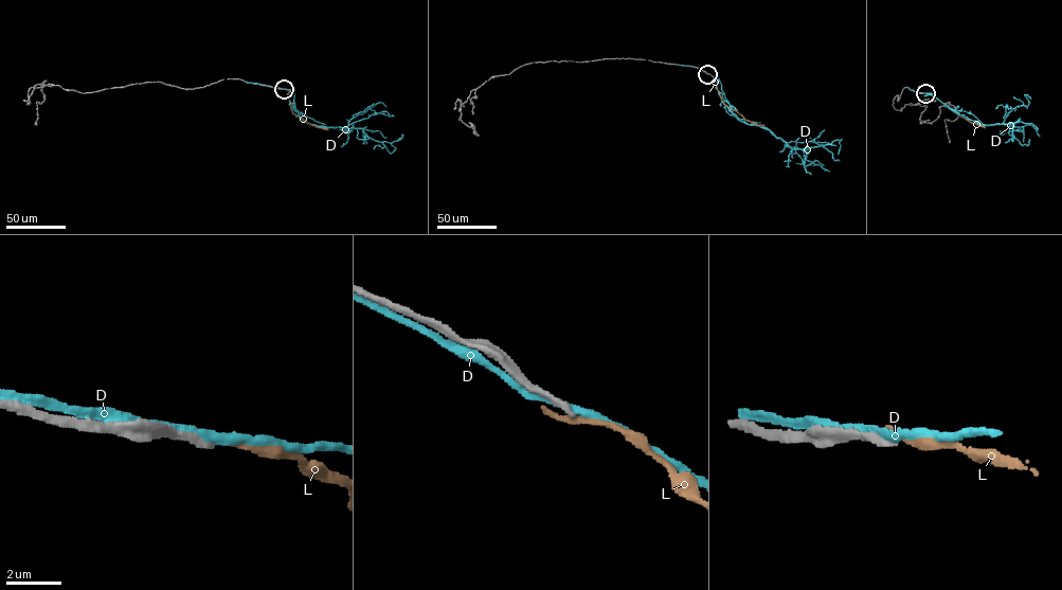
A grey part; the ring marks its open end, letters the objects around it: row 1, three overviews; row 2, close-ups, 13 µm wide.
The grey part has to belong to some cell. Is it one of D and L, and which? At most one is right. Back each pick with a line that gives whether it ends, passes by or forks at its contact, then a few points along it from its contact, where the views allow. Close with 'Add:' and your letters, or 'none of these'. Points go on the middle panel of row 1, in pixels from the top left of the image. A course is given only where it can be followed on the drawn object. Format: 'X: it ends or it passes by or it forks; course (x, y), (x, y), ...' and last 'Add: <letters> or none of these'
Add: none of these

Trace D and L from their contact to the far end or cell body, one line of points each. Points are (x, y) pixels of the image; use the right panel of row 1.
D: (923, 93), (930, 93), (960, 115), (982, 124), (1012, 123), (1010, 136), (1010, 131), (1023, 132)
L: (924, 93), (985, 128)

